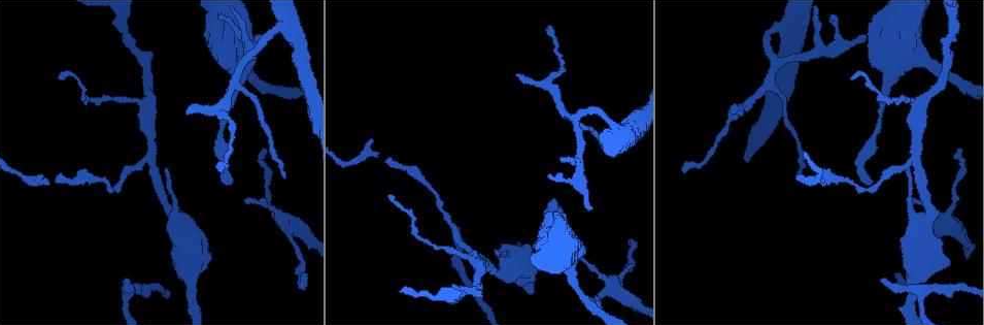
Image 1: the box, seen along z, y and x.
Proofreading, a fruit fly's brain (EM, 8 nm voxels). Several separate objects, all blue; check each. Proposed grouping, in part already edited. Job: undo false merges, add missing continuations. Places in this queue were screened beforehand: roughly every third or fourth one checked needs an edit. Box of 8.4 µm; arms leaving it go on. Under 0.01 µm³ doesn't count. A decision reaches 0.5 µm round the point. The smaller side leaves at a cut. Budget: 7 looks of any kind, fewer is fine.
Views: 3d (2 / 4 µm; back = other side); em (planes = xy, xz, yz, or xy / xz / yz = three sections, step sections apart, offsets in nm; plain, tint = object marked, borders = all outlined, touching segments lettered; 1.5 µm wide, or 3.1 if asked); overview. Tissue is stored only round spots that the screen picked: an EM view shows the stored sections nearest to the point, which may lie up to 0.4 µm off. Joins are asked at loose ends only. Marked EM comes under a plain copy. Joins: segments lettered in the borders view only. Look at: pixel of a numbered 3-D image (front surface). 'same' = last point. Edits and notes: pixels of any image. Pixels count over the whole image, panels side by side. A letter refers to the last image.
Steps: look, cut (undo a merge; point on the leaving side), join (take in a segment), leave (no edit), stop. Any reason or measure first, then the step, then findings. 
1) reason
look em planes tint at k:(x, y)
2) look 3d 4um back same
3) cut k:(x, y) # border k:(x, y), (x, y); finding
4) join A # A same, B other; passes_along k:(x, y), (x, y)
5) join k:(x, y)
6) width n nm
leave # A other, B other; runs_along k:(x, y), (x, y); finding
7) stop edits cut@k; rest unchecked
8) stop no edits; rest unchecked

tapers out
look 3d 4um at 1:(548, 25)

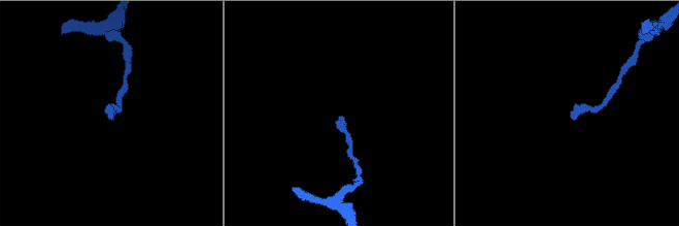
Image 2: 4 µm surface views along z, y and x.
shape alone is not enough
look em xz step 4 tint at 2:(340, 119)

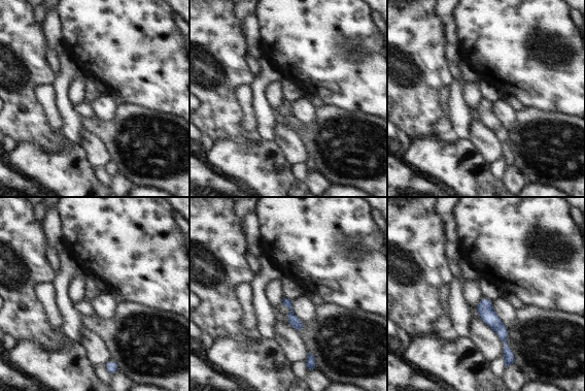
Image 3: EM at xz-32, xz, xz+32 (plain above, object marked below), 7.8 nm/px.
another direction
look em xy step 8 borders same

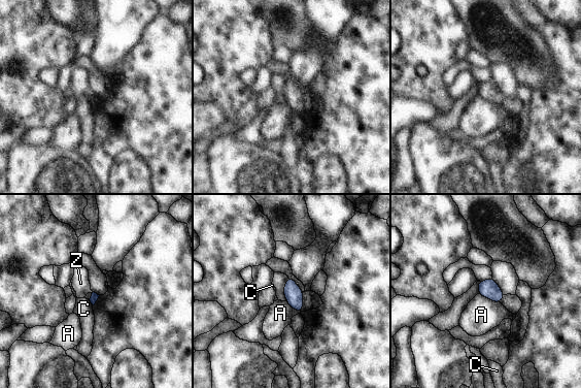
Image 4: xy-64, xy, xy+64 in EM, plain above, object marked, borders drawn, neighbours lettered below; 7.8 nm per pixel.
leave # A other, C other, Z other; border 4:(287, 277), (283, 289), (285, 300); none of them fits

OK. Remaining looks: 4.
tapers out
look em planes borders at 1:(282, 176)

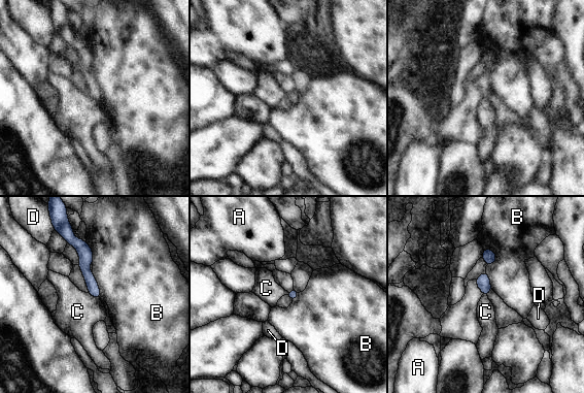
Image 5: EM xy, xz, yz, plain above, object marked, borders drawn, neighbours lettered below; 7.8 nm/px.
width 80 nm; longest_contact B 160 nm
leave # A other, B other, C other, D other; none of them fits

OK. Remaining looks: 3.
thick turns thin
look 3d 2um at 1:(880, 119)

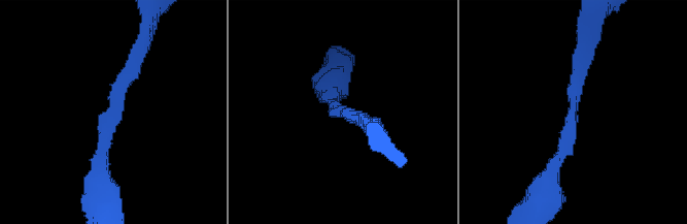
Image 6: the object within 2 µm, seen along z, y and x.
look em xz step 4 borders at 6:(119, 109)

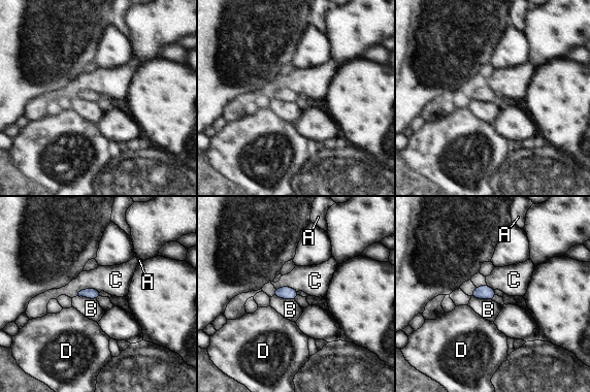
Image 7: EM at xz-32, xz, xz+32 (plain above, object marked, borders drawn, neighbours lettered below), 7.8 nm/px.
longest_contact C 190 nm
leave # A other, B other, C other, D other; continuous, no second neuron

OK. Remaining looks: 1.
stop no edits; rest unchecked

